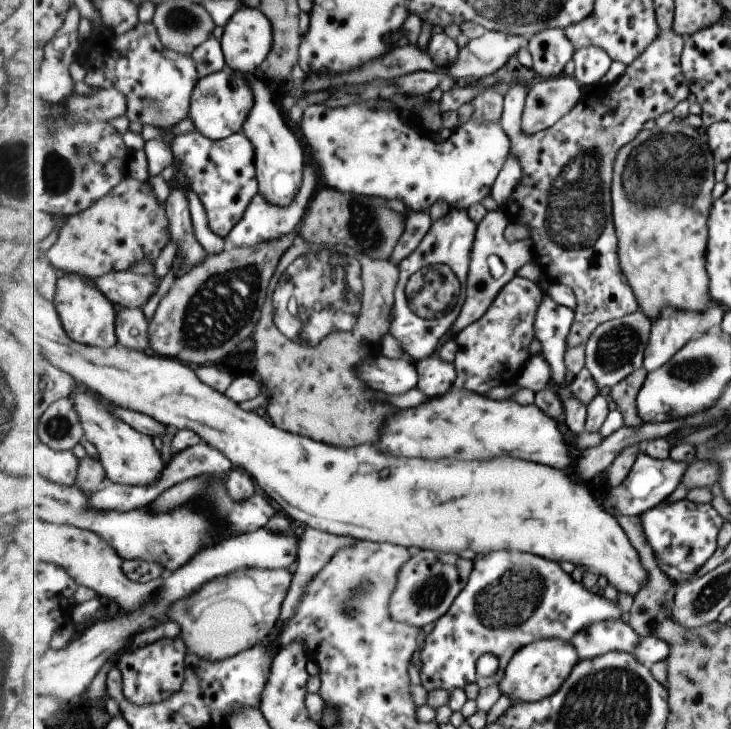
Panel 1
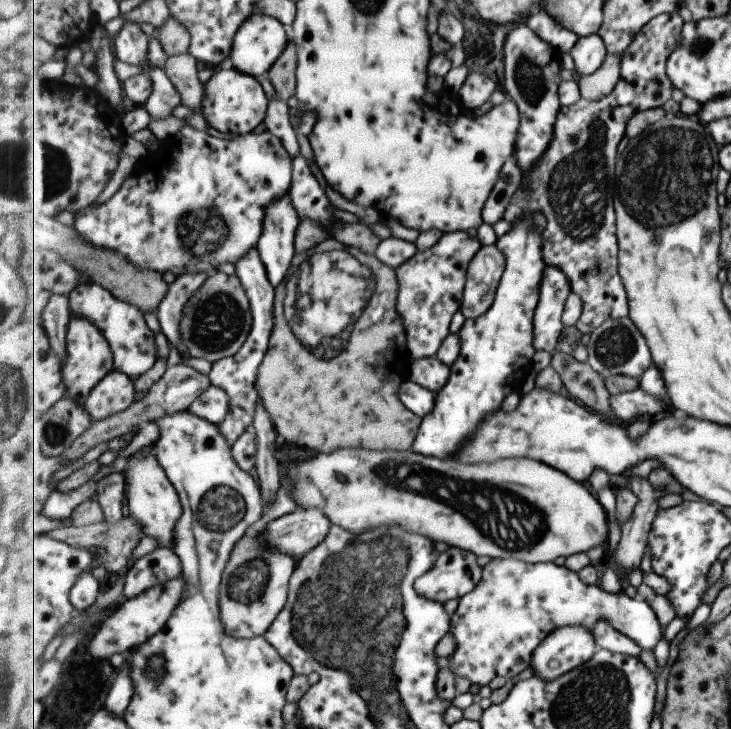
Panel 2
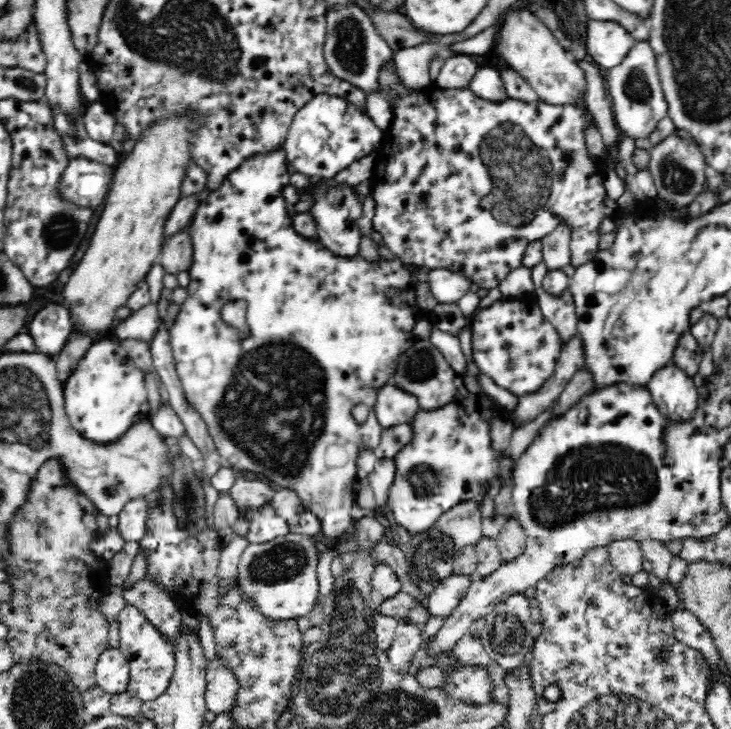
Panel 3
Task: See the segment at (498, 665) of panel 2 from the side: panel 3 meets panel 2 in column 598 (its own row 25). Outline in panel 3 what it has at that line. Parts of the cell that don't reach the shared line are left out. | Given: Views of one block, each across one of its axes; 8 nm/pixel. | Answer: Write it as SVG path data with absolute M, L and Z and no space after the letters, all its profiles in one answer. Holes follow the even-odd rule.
M614 20L586 22L587 53L596 67L610 70L628 56L637 42L624 25Z

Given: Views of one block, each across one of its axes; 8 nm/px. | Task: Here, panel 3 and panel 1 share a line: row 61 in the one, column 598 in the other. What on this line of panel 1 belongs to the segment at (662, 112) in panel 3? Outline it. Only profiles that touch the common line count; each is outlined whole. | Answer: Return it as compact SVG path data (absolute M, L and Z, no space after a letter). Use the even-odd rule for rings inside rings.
M603 620L575 634L571 644L578 650L580 660L597 658L611 651L633 655L641 638L626 620Z

